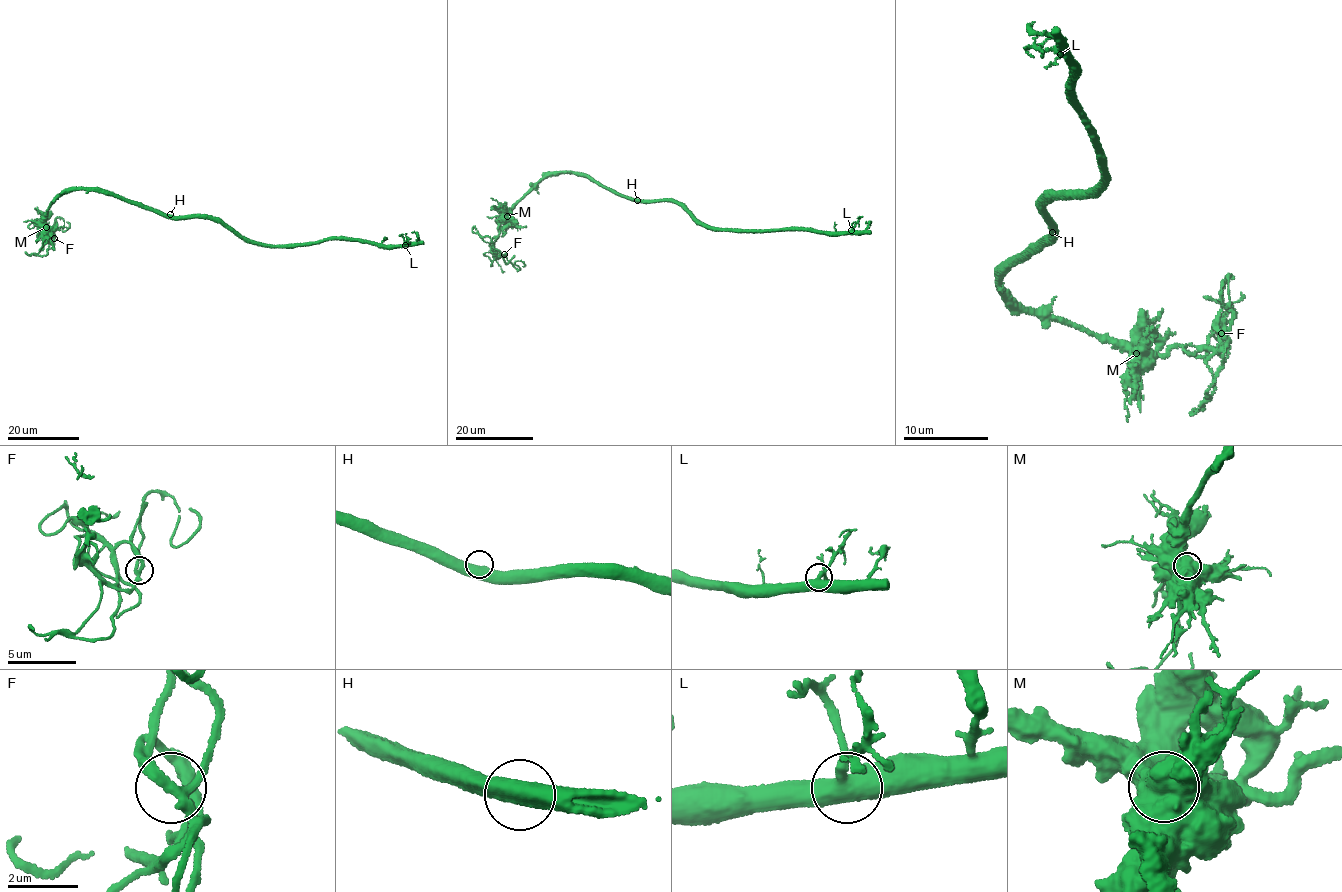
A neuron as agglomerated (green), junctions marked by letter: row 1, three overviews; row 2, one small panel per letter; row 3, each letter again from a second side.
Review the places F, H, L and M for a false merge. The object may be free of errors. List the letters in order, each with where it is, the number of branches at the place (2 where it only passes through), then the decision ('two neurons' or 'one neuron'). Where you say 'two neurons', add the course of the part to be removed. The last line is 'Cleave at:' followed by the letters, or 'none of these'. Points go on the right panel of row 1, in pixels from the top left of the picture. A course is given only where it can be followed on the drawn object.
F: place (1221, 333); branches 3; one neuron
H: place (1052, 232); branches 2; one neuron
L: place (1060, 54); branches 4; one neuron
M: place (1136, 353); branches 1; two neurons; course (1137, 353), (1218, 345), (1229, 277), (1229, 305), (1224, 307), (1220, 297), (1224, 281)
Cleave at: M

